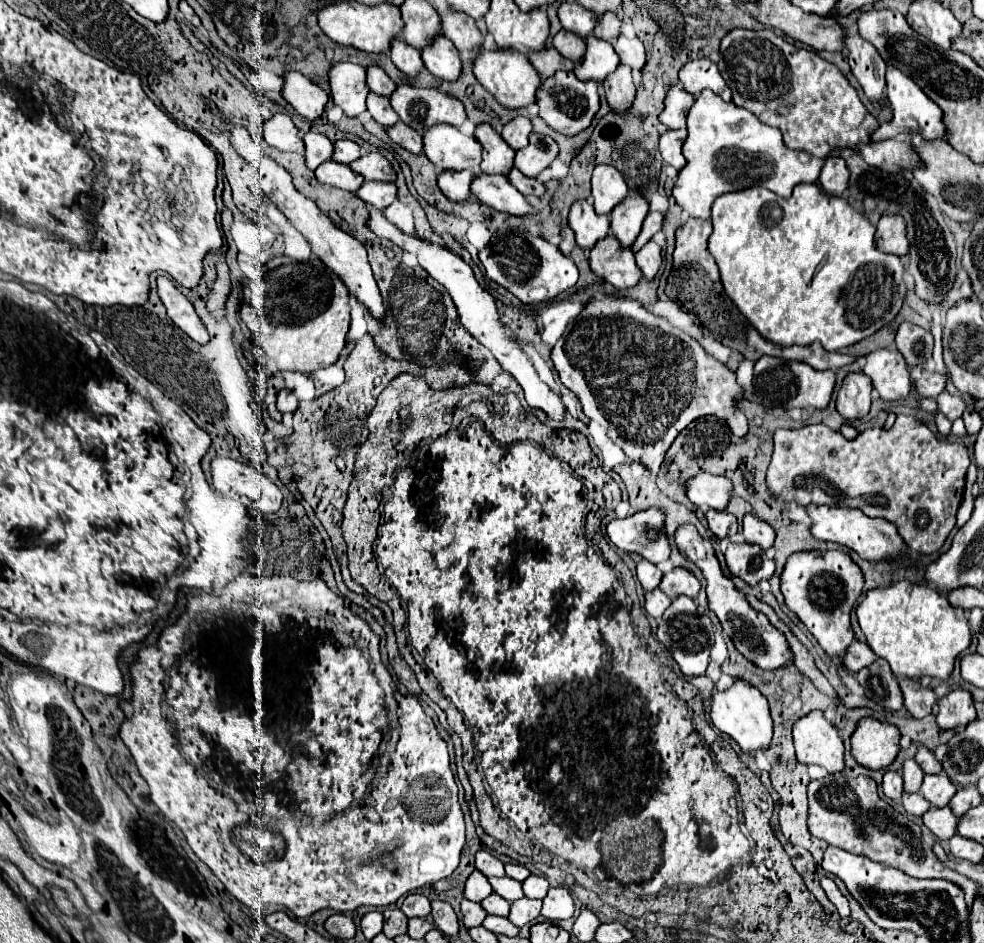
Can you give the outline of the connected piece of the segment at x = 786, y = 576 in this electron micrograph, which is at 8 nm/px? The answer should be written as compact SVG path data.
M799 552L791 554L781 574L781 592L785 604L817 638L831 662L843 668L843 656L855 640L851 628L851 610L863 590L863 574L859 566L843 552Z

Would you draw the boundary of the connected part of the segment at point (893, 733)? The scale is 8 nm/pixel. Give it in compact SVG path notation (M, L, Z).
M863 718L851 736L853 758L869 770L885 770L899 754L899 730L887 722Z

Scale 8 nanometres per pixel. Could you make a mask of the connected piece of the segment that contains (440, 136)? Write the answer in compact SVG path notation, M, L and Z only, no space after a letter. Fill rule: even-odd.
M431 126L423 132L423 152L441 170L479 170L481 164L481 144L473 136L461 134L455 126Z

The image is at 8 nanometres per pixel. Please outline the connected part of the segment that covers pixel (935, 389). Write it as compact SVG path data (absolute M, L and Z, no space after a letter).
M921 368L921 372L915 378L915 388L917 388L917 392L921 396L935 398L935 396L939 396L945 390L945 382L947 382L947 376Z

